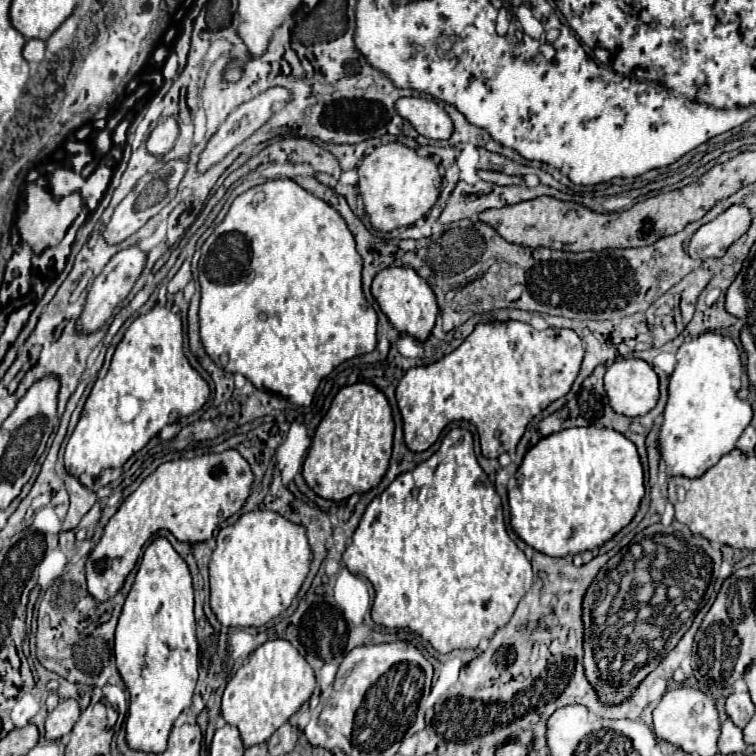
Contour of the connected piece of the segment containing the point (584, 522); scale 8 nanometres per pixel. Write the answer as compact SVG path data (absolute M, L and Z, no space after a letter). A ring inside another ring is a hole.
M593 425L563 429L543 437L525 453L515 481L517 485L509 489L511 527L529 547L549 557L567 557L601 547L635 517L645 493L637 447L619 431Z

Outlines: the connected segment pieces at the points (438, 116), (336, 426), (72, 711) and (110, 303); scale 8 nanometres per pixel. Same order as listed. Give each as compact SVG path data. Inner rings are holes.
M403 97L395 103L395 109L417 129L417 133L429 139L449 139L453 133L453 121L435 101L421 97Z
M355 383L341 387L327 415L315 429L309 453L303 463L303 479L319 497L331 501L343 501L355 493L359 495L367 493L385 475L391 459L391 447L393 447L393 415L387 397L371 383Z
M61 699L55 711L49 713L45 721L45 739L57 741L67 735L79 719L79 705L75 699Z
M139 243L127 247L127 249L121 249L117 251L109 263L105 265L105 269L101 271L101 275L93 281L91 285L91 291L89 291L89 297L87 297L87 303L85 303L85 311L81 315L81 323L79 323L79 329L89 333L89 331L95 331L97 327L101 327L113 313L113 309L131 293L135 281L139 279L141 271L145 269L145 261L147 261L147 253L141 249Z

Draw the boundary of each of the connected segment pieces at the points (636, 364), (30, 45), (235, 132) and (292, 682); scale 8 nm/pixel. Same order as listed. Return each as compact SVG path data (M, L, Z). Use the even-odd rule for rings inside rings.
M619 359L605 373L611 407L627 417L649 413L659 399L659 379L643 359Z
M29 39L23 47L23 57L29 63L39 63L43 59L43 53L45 53L45 43L39 39Z
M269 87L267 91L259 93L257 97L245 101L243 105L239 105L227 119L225 123L219 127L219 131L211 137L211 141L207 143L205 151L201 153L201 161L199 161L199 171L209 169L211 165L215 165L217 161L221 161L231 149L235 149L239 143L243 143L249 135L253 135L259 127L263 127L271 117L273 117L273 103L289 103L291 101L291 91L285 87Z
M267 641L257 647L229 679L223 691L221 715L227 723L239 727L245 747L265 743L273 731L281 727L311 697L315 685L317 683L311 665L289 641Z

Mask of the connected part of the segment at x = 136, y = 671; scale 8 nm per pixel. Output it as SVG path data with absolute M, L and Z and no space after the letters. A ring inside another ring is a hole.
M163 537L155 539L141 559L117 623L114 655L121 679L129 691L129 715L125 725L127 745L145 753L163 753L173 721L191 705L199 663L191 573L187 563Z

